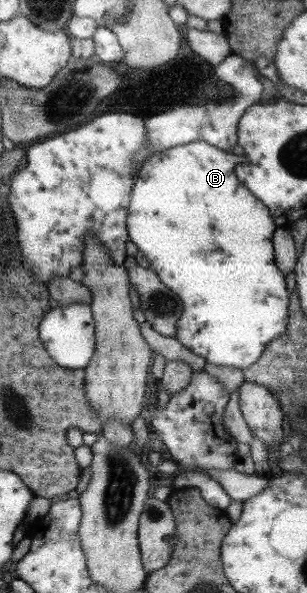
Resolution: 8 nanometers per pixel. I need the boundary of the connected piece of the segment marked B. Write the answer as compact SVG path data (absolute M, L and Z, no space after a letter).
M192 142L174 148L168 148L163 152L154 154L145 160L145 165L138 171L138 178L134 181L132 201L129 203L128 229L129 240L133 250L140 250L143 256L150 261L151 269L161 278L161 281L170 287L182 300L182 316L177 323L176 340L180 341L194 354L204 357L208 364L216 366L232 366L246 369L261 360L262 353L268 348L270 342L286 333L289 321L288 294L286 294L286 282L277 264L274 264L273 238L277 223L273 215L260 199L252 194L245 183L237 177L236 169L246 163L246 159L239 151L222 151L218 147L210 146L206 142Z

